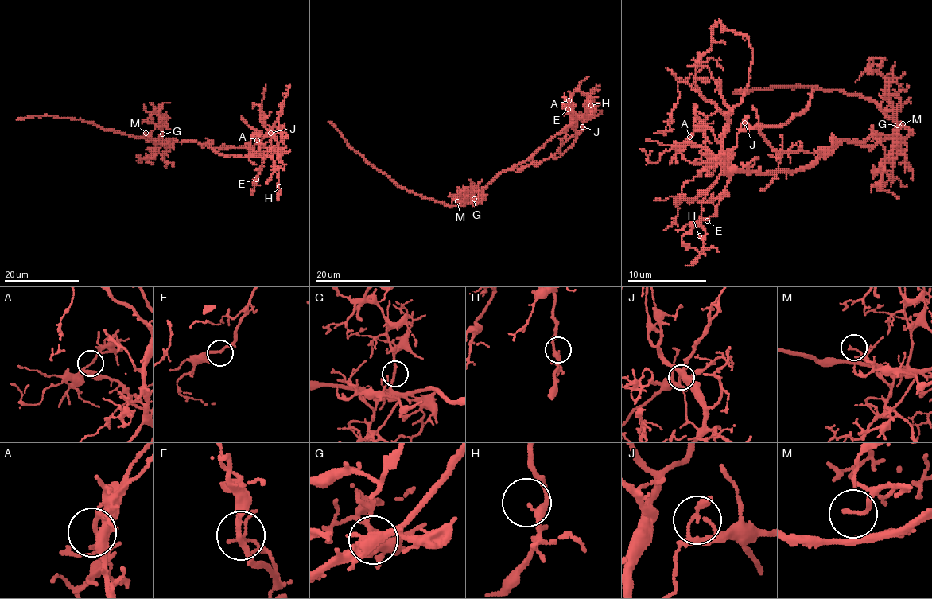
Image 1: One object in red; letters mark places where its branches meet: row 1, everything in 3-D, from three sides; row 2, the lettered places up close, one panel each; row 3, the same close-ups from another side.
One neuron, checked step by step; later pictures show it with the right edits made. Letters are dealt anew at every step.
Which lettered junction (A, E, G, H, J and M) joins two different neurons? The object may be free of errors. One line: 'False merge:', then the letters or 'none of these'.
False merge: J

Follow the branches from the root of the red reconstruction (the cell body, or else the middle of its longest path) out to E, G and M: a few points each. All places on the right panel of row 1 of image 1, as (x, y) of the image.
E: (852, 141), (837, 141), (798, 171), (733, 173), (723, 198), (707, 220)
G: (852, 141), (865, 141), (873, 135), (893, 137), (897, 133), (897, 125)
M: (852, 141), (865, 141), (873, 135), (891, 135), (901, 143), (898, 145), (895, 143), (895, 133), (902, 123)

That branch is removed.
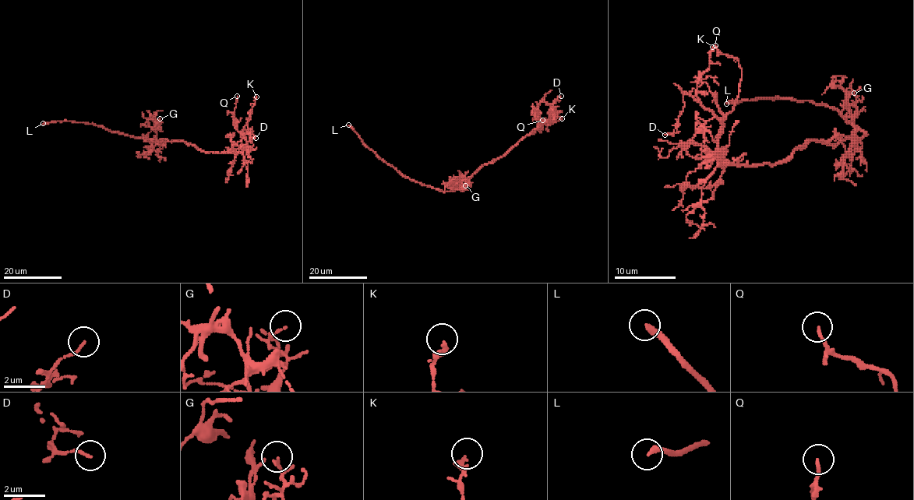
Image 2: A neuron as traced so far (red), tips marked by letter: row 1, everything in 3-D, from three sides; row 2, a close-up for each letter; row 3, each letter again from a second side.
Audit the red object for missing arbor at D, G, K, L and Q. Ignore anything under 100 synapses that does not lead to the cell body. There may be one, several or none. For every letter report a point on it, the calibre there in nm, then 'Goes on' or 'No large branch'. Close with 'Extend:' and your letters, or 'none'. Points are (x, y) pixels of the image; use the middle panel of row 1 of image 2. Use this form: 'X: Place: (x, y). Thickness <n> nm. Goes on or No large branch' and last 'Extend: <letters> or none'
D: Place: (561, 96). Thickness 110 nm. No large branch
G: Place: (465, 185). Thickness 90 nm. No large branch
K: Place: (562, 118). Thickness 240 nm. No large branch
L: Place: (348, 124). Thickness 240 nm. Goes on
Q: Place: (542, 120). Thickness 150 nm. No large branch
Extend: L

